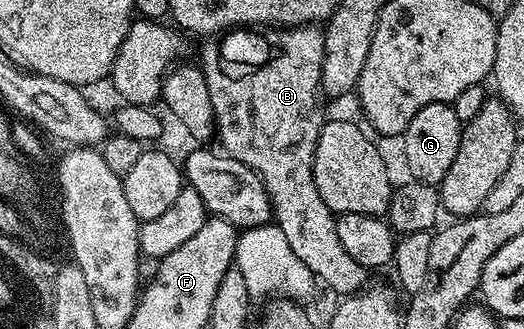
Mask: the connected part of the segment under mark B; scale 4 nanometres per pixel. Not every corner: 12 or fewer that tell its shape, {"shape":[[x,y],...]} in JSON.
{"shape":[[323,29],[230,30],[203,50],[221,151],[345,298],[368,270],[314,181]]}

